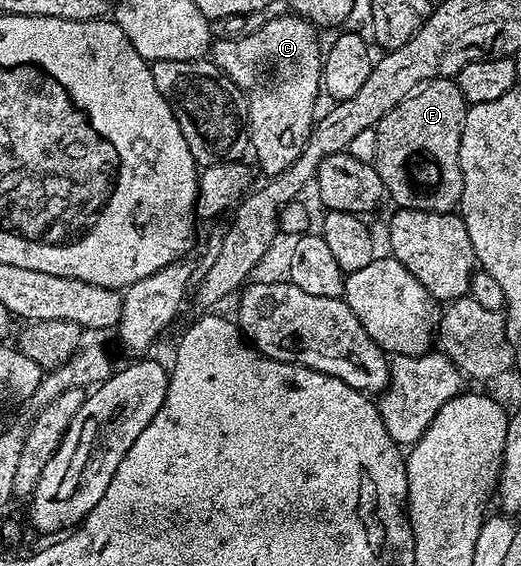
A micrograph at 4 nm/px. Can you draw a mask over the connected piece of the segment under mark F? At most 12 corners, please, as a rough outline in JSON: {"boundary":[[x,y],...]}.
{"boundary":[[424,82],[375,125],[396,207],[458,211],[468,105]]}

